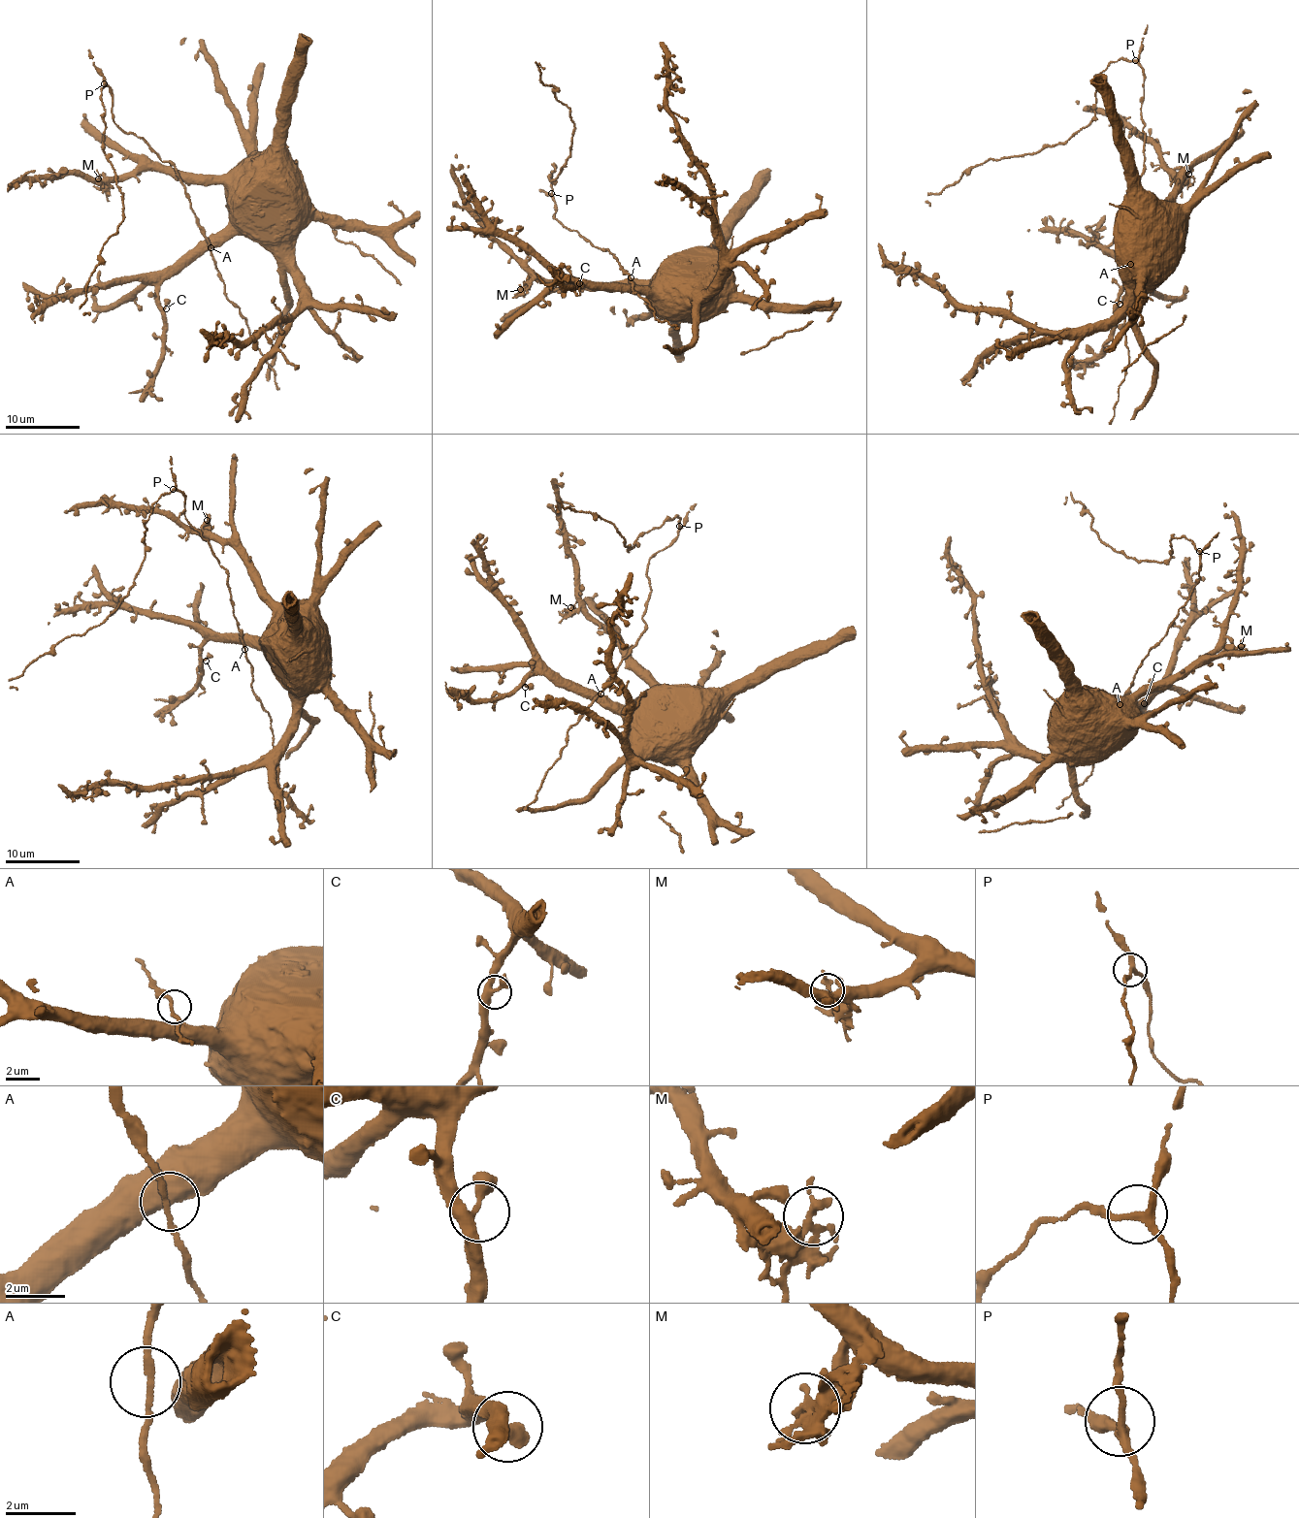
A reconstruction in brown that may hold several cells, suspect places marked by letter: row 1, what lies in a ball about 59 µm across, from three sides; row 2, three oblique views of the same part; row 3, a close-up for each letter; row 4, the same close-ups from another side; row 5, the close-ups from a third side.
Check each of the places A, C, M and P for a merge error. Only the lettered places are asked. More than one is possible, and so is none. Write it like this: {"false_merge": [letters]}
{"false_merge": []}

